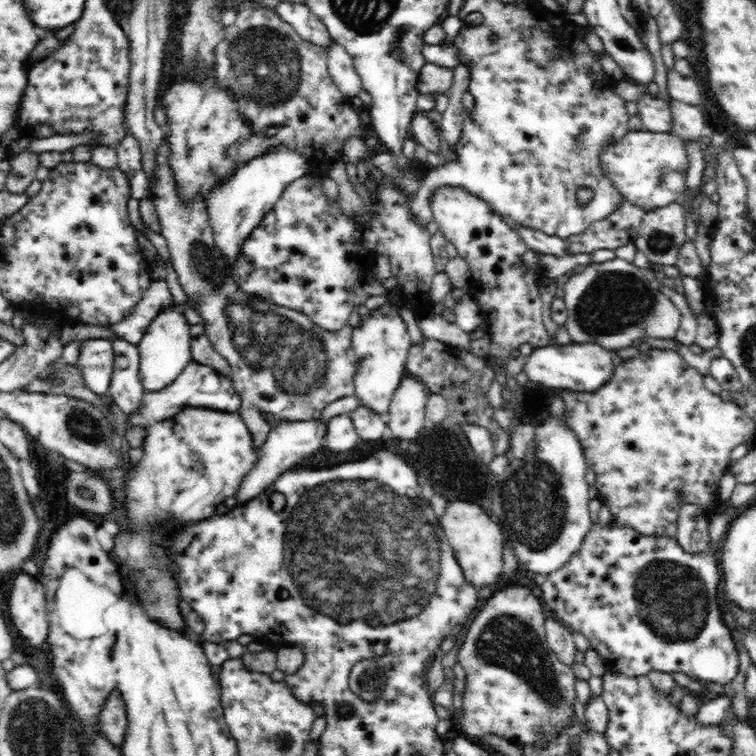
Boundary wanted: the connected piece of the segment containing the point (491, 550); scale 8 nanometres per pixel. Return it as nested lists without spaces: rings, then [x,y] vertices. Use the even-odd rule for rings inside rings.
[[[450,502],[439,519],[446,540],[454,549],[458,564],[461,566],[465,580],[472,586],[501,584],[503,561],[502,550],[507,542],[502,527],[476,504],[470,502]]]

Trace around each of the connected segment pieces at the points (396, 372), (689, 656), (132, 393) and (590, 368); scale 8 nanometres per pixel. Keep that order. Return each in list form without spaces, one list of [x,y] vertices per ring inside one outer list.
[[[400,303],[384,306],[366,315],[359,326],[354,327],[351,343],[357,357],[355,372],[355,397],[359,406],[370,407],[378,411],[384,418],[388,417],[388,410],[392,396],[401,383],[402,375],[406,375],[406,363],[413,344],[408,335],[408,328],[400,318],[398,309]]]
[[[732,510],[730,514],[726,516],[720,516],[720,518],[712,517],[709,519],[709,549],[699,553],[690,553],[690,551],[684,550],[682,545],[678,544],[675,537],[666,536],[652,536],[646,537],[644,534],[636,532],[634,529],[629,528],[628,525],[620,525],[618,529],[613,526],[602,526],[596,522],[591,526],[591,532],[587,534],[582,546],[578,552],[575,552],[570,560],[564,564],[563,569],[556,570],[555,573],[548,575],[544,584],[542,584],[542,596],[541,600],[548,604],[552,614],[556,614],[556,618],[560,619],[562,623],[566,623],[572,632],[579,632],[583,634],[590,643],[592,649],[594,649],[604,660],[606,661],[607,670],[619,671],[620,674],[626,675],[647,675],[650,670],[656,672],[665,672],[666,674],[672,674],[672,672],[678,672],[678,674],[684,674],[693,680],[702,680],[702,682],[716,682],[716,684],[726,685],[731,683],[738,674],[738,668],[740,663],[738,662],[738,650],[736,644],[732,639],[732,634],[725,625],[722,619],[722,613],[720,613],[719,607],[719,592],[720,586],[720,560],[716,556],[716,544],[724,533],[727,532],[728,522],[732,522],[737,516],[736,512]]]
[[[115,339],[111,343],[116,354],[116,366],[108,392],[113,398],[113,405],[130,414],[140,406],[145,391],[138,376],[139,351],[137,345],[122,339]]]
[[[592,342],[538,347],[527,356],[523,371],[529,380],[548,388],[568,388],[568,391],[594,393],[614,376],[612,353]]]

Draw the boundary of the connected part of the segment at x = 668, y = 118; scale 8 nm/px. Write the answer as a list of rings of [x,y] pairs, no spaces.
[[[646,92],[636,100],[638,116],[644,123],[646,131],[653,133],[670,133],[672,128],[672,113],[669,105],[662,99],[655,98]]]

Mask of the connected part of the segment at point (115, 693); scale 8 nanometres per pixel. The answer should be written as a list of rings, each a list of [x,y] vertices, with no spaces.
[[[118,688],[110,692],[100,714],[98,725],[102,734],[113,744],[119,745],[125,732],[125,706]]]

